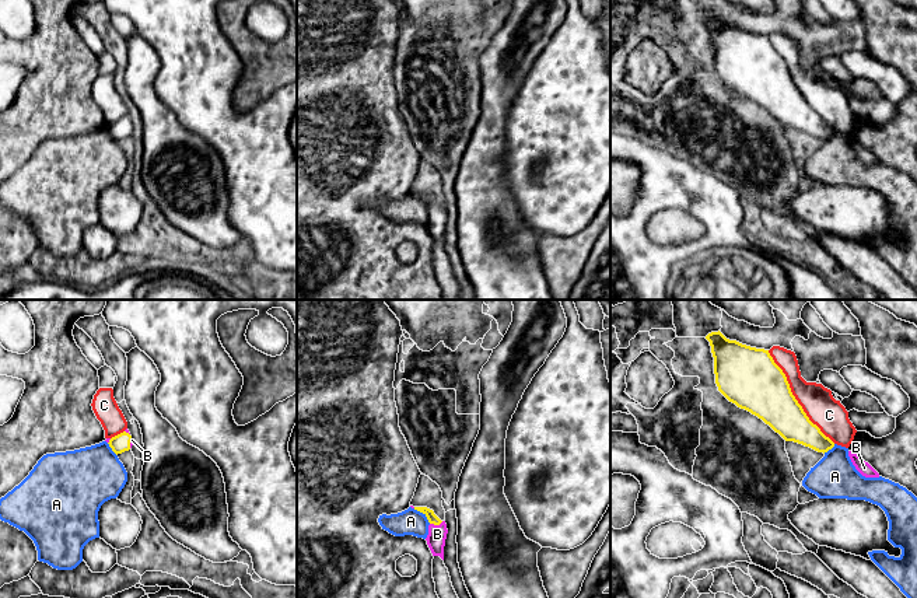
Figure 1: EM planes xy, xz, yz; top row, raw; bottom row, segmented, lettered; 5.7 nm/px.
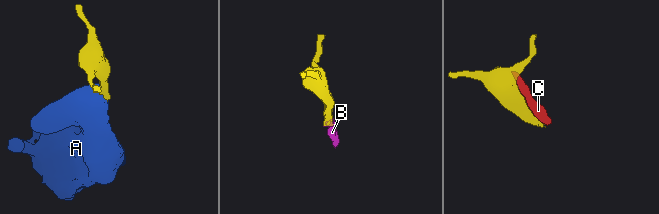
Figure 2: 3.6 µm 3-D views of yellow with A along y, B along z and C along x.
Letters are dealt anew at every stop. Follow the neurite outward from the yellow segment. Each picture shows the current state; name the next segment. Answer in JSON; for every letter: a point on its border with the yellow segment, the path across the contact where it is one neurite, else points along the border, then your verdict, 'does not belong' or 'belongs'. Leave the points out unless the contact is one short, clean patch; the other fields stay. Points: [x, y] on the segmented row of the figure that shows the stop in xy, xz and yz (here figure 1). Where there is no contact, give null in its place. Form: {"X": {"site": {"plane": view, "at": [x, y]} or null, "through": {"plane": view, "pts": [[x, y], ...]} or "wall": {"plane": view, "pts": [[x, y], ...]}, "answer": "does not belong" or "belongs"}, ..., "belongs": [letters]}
{"A": {"site": {"plane": "xz", "at": [423, 513]}, "wall": {"plane": "xz", "pts": [[413, 509], [419, 510], [430, 523]]}, "answer": "does not belong"}, "B": {"site": {"plane": "xz", "at": [436, 524]}, "through": {"plane": "xz", "pts": [[431, 517], [436, 524], [437, 534]]}, "answer": "belongs"}, "C": {"site": {"plane": "yz", "at": [794, 398]}, "answer": "does not belong"}, "belongs": ["B"]}

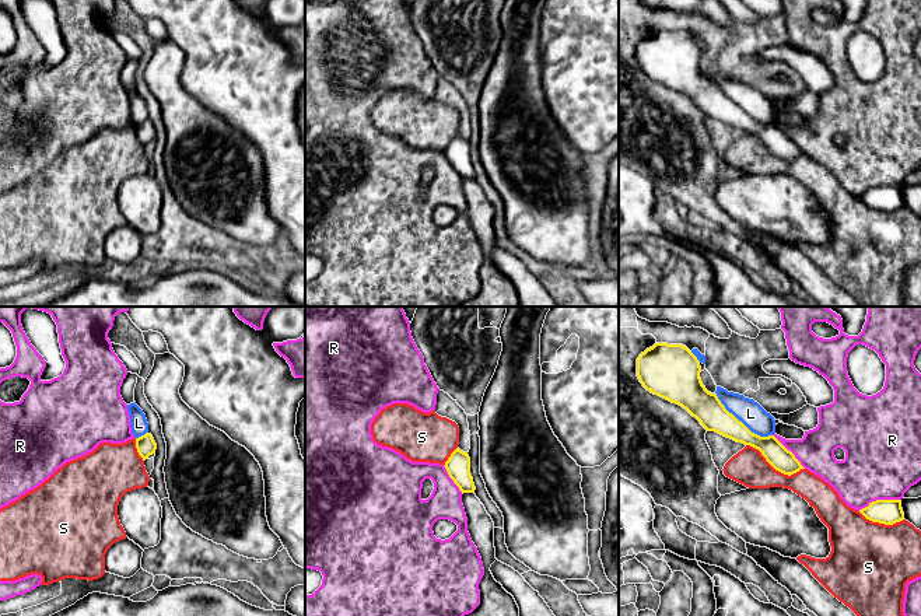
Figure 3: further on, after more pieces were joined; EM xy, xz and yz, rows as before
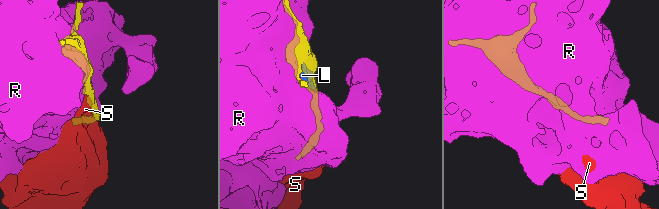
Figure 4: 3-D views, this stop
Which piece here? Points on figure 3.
{"L": {"site": {"plane": "yz", "at": [741, 422]}, "answer": "does not belong"}, "R": {"site": {"plane": "yz", "at": [879, 500]}, "answer": "does not belong"}, "S": {"site": {"plane": "yz", "at": [774, 468]}, "answer": "does not belong"}, "belongs": []}

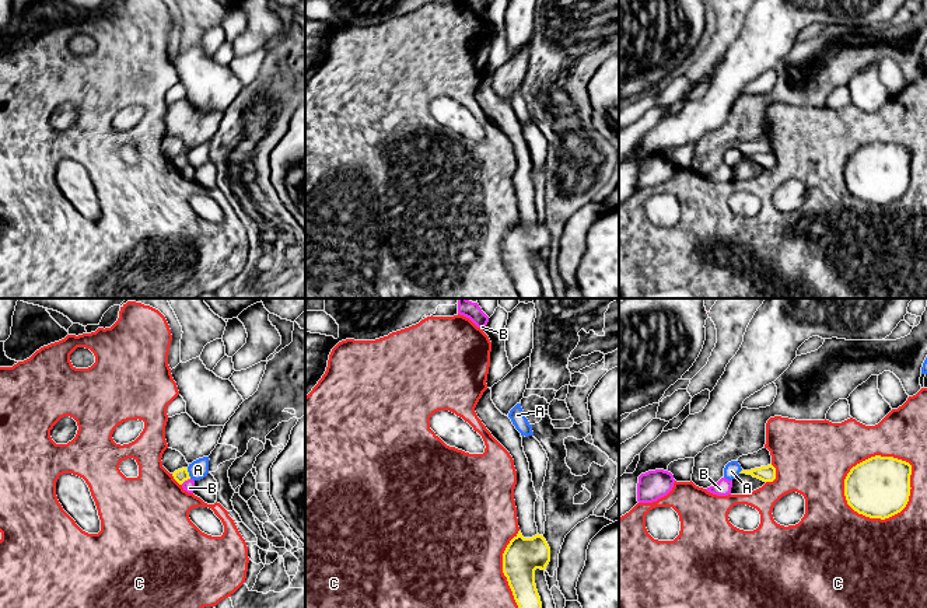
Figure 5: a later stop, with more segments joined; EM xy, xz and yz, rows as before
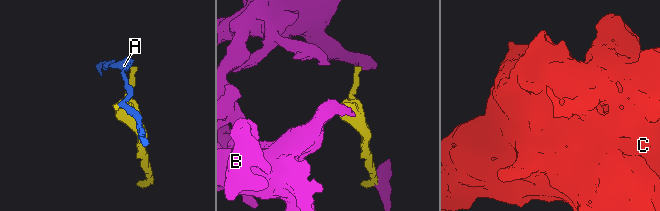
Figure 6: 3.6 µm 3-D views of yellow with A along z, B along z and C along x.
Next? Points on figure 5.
{"A": {"site": {"plane": "xy", "at": [188, 474]}, "wall": {"plane": "xy", "pts": [[186, 468], [191, 478]]}, "answer": "does not belong"}, "B": {"site": {"plane": "xy", "at": [185, 479]}, "answer": "does not belong"}, "C": {"site": {"plane": "yz", "at": [866, 460]}, "answer": "does not belong"}, "belongs": []}

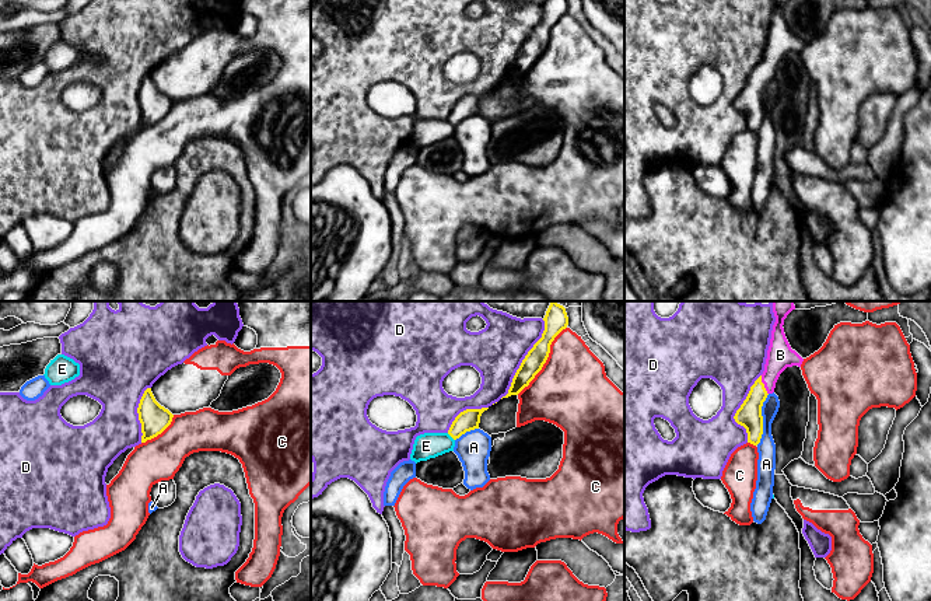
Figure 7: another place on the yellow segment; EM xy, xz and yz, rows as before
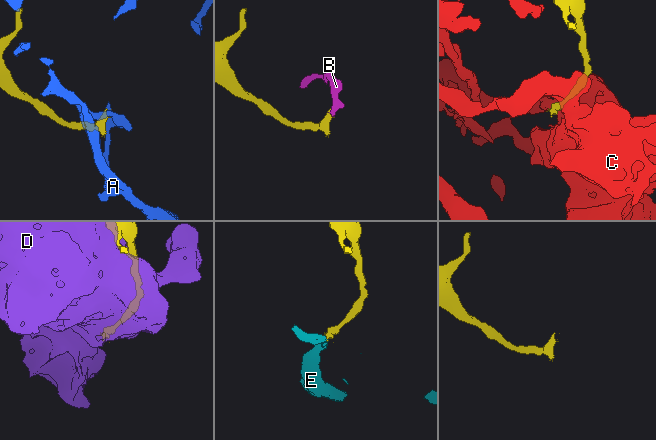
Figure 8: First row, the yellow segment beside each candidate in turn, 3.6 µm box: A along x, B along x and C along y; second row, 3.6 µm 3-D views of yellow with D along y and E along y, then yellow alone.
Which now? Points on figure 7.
{"A": {"site": {"plane": "yz", "at": [762, 419]}, "wall": {"plane": "yz", "pts": [[769, 394], [762, 406], [762, 437], [756, 444]]}, "answer": "does not belong"}, "B": {"site": {"plane": "yz", "at": [763, 385]}, "through": {"plane": "yz", "pts": [[749, 415], [752, 404], [763, 385], [780, 355]]}, "answer": "belongs"}, "C": {"site": {"plane": "xz", "at": [545, 362]}, "answer": "does not belong"}, "D": {"site": {"plane": "xz", "at": [522, 360]}, "answer": "does not belong"}, "E": {"site": {"plane": "xz", "at": [451, 436]}, "wall": {"plane": "xz", "pts": [[447, 433], [454, 440]]}, "answer": "does not belong"}, "belongs": ["B"]}

